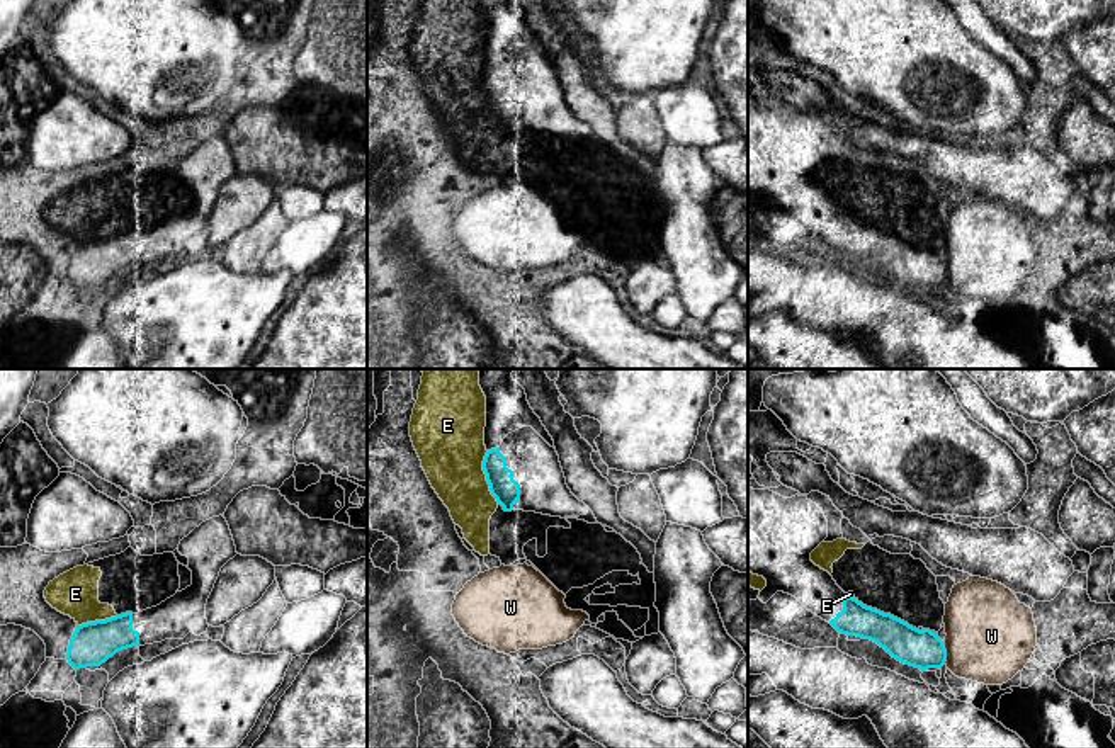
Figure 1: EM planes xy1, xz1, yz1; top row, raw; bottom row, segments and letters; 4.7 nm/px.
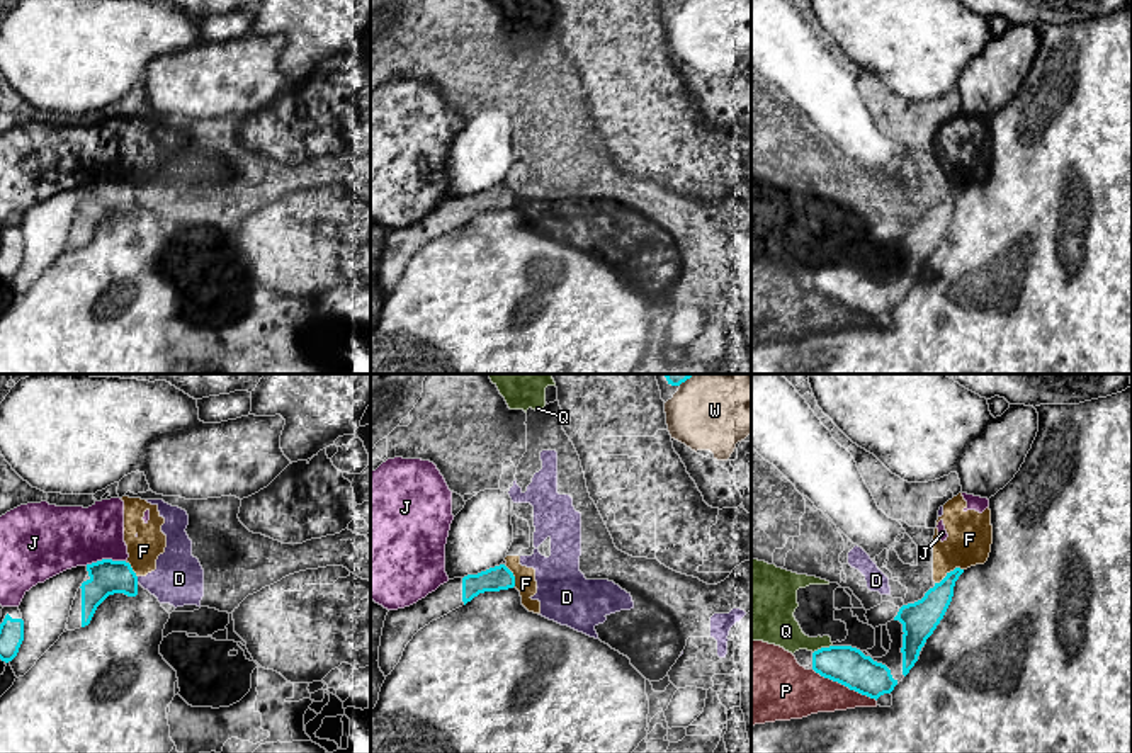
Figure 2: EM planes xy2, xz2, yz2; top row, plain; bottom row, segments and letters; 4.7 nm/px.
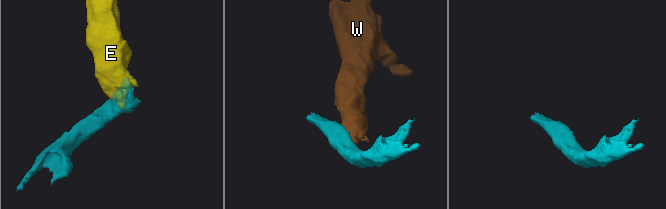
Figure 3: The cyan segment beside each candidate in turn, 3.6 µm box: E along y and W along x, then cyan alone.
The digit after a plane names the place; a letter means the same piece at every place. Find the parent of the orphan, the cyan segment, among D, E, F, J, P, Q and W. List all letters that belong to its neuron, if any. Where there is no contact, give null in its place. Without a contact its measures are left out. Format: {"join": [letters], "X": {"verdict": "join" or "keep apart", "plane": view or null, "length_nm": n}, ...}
{"join": [], "D": {"verdict": "keep apart", "plane": "xy2", "length_nm": 30}, "E": {"verdict": "keep apart", "plane": "xz1", "length_nm": 260}, "F": {"verdict": "keep apart", "plane": "yz2", "length_nm": 150}, "J": {"verdict": "keep apart", "plane": "xy2", "length_nm": 190}, "P": {"verdict": "keep apart", "plane": "yz2", "length_nm": 340}, "Q": {"verdict": "keep apart", "plane": "yz2", "length_nm": 100}, "W": {"verdict": "keep apart", "plane": "yz1", "length_nm": 90}}

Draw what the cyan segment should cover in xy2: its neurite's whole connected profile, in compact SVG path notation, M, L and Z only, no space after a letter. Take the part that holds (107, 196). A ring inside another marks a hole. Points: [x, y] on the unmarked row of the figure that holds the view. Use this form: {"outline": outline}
{"outline": "M102 178L87 184L87 197L73 219L68 250L75 250L90 243L97 226L114 212L127 216L138 214L138 195L126 180Z"}

